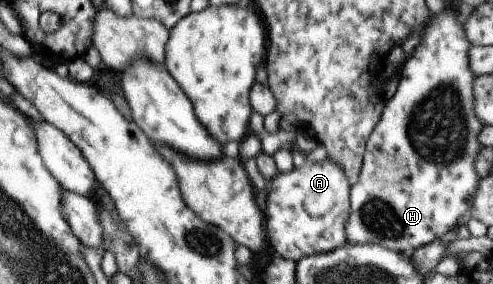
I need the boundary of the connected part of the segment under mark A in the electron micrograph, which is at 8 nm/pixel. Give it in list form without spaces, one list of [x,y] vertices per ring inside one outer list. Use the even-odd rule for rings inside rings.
[[[329,159],[306,161],[286,173],[275,173],[265,184],[264,229],[270,247],[284,259],[299,259],[333,251],[346,244],[344,224],[349,212],[350,184],[344,172]]]

